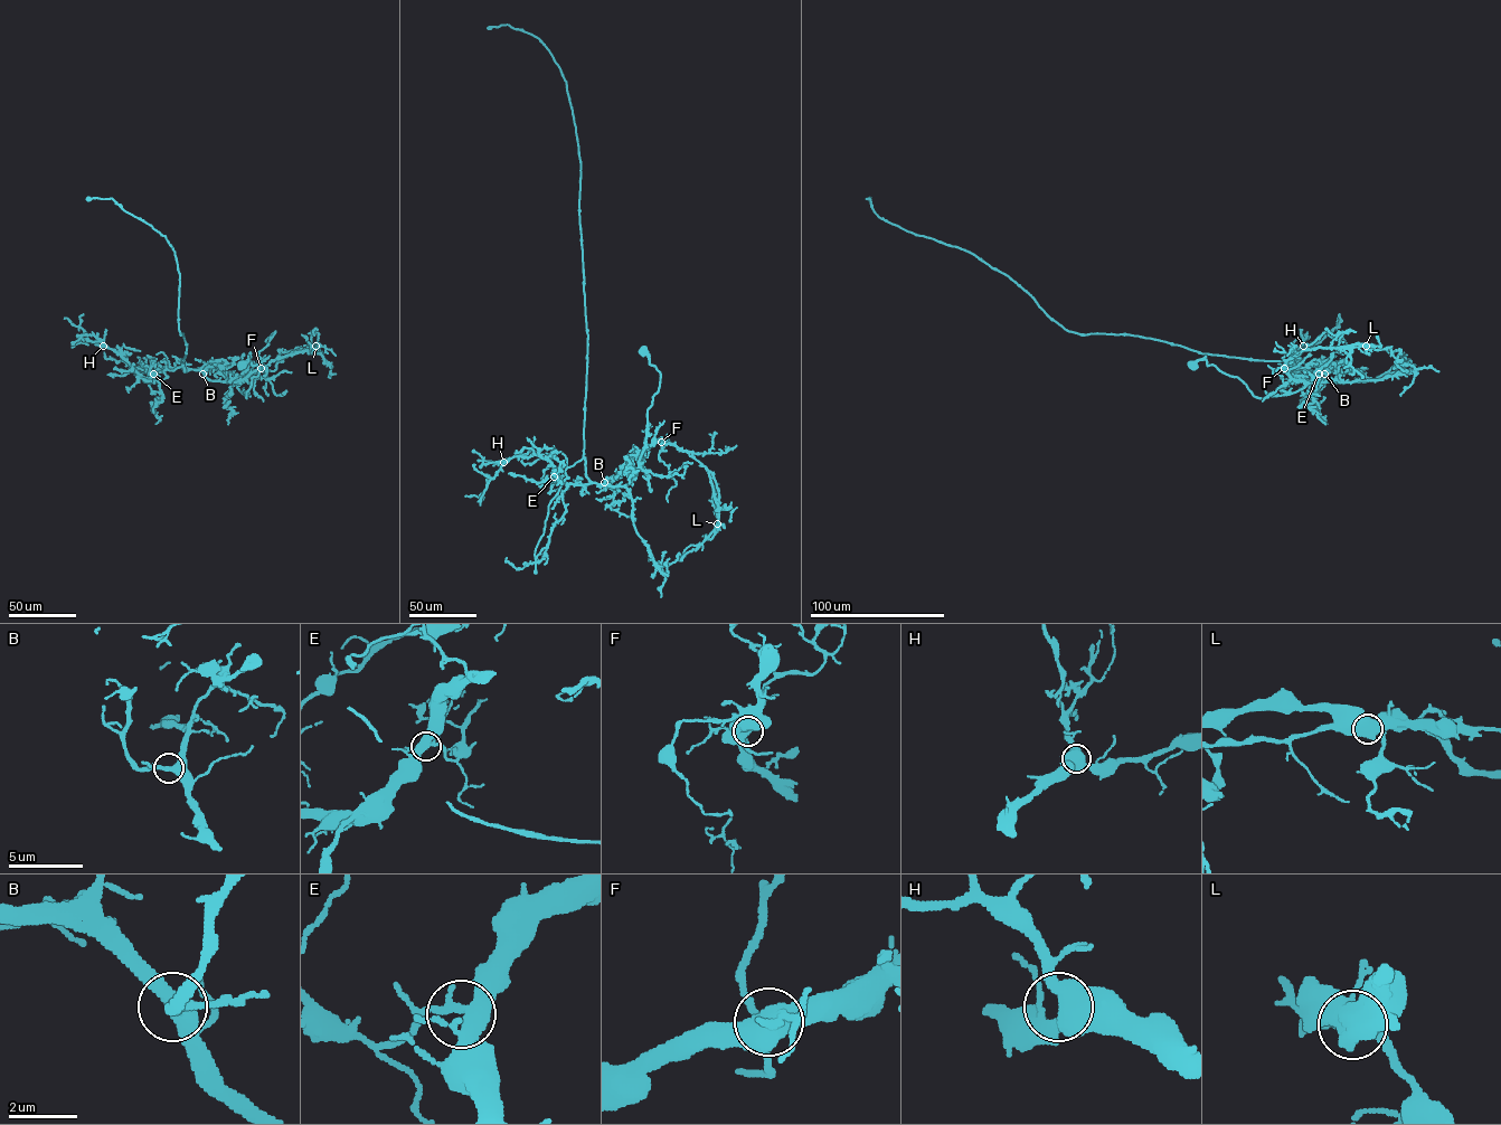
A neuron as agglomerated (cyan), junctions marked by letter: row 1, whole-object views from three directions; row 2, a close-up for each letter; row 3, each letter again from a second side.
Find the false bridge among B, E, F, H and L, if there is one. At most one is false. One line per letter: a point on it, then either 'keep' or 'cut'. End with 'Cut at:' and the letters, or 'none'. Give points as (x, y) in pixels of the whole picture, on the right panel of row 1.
B: at (1324, 374); keep
E: at (1319, 374); keep
F: at (1284, 368); keep
H: at (1303, 346); keep
L: at (1366, 346); cut
Cut at: L

